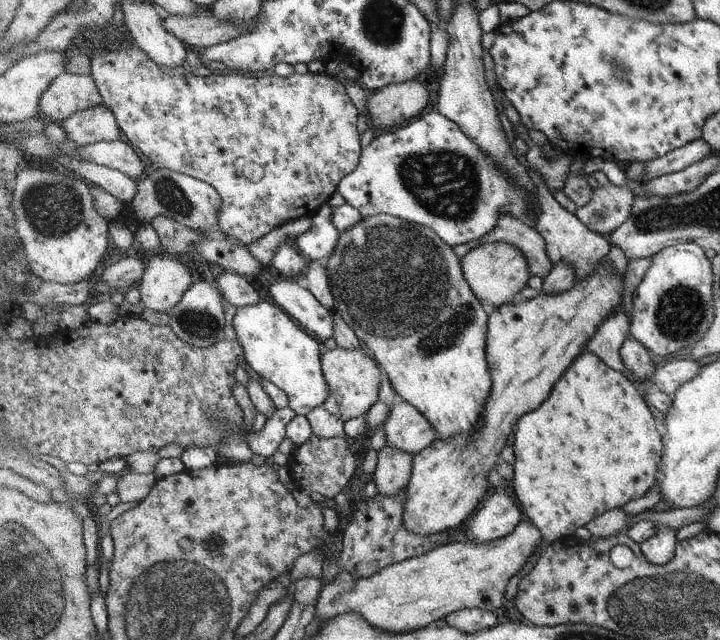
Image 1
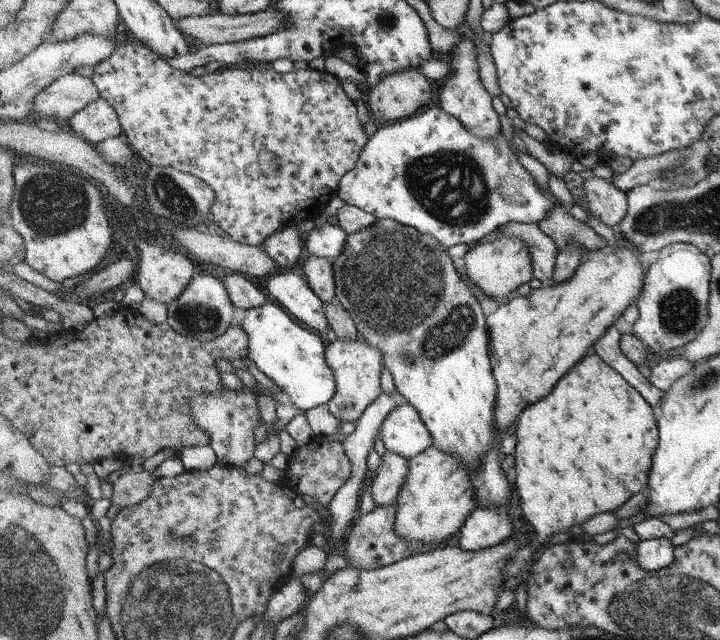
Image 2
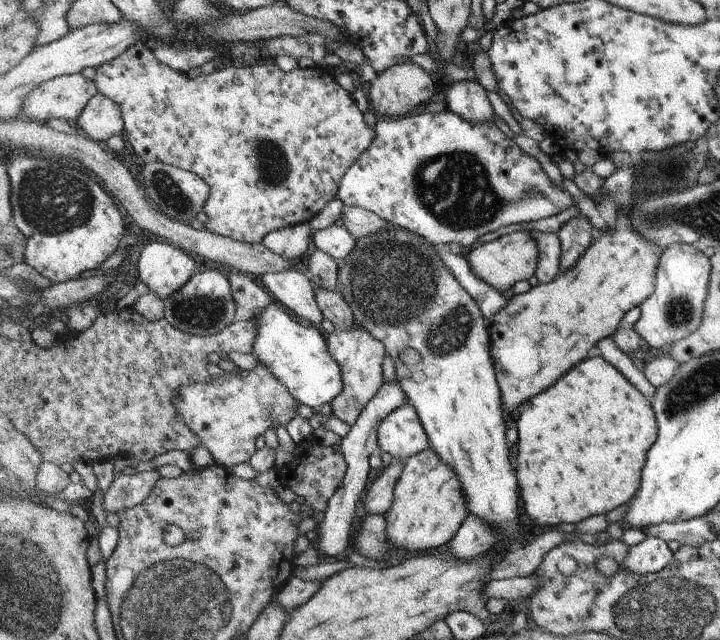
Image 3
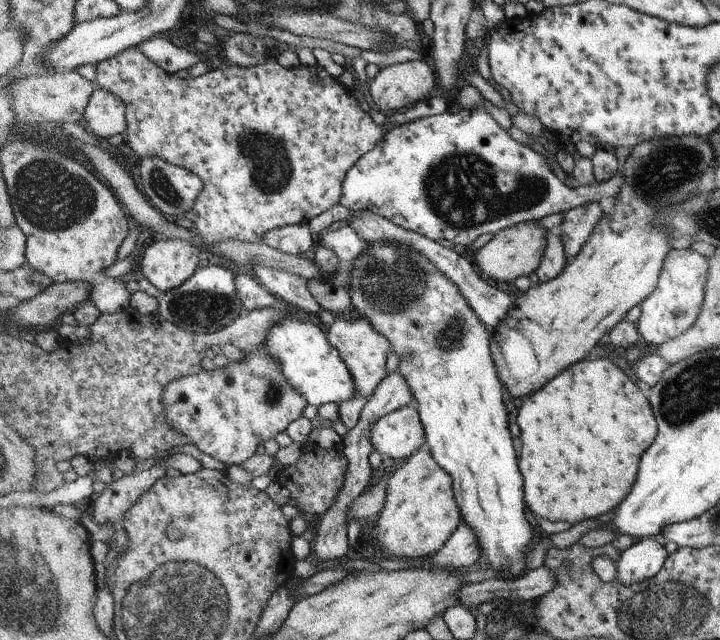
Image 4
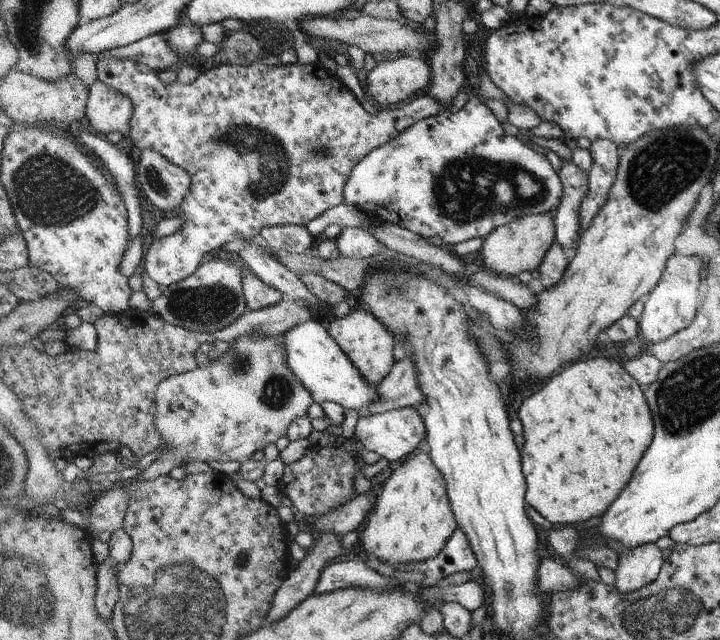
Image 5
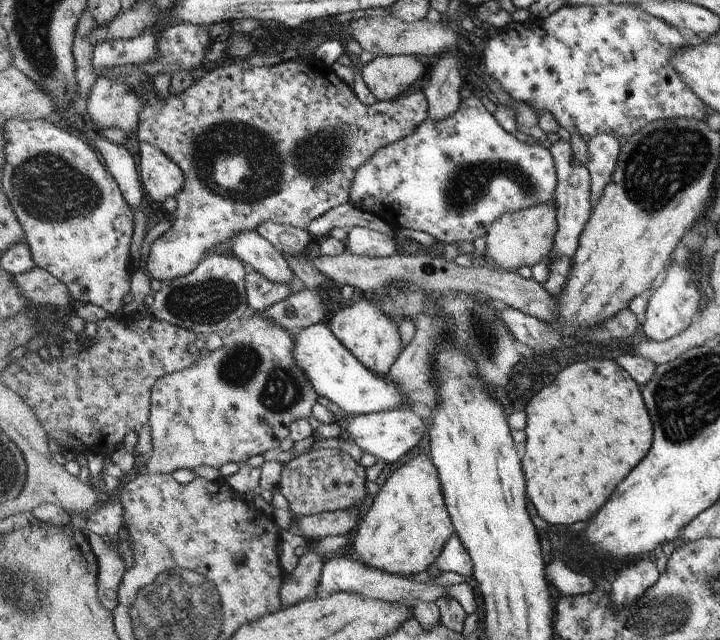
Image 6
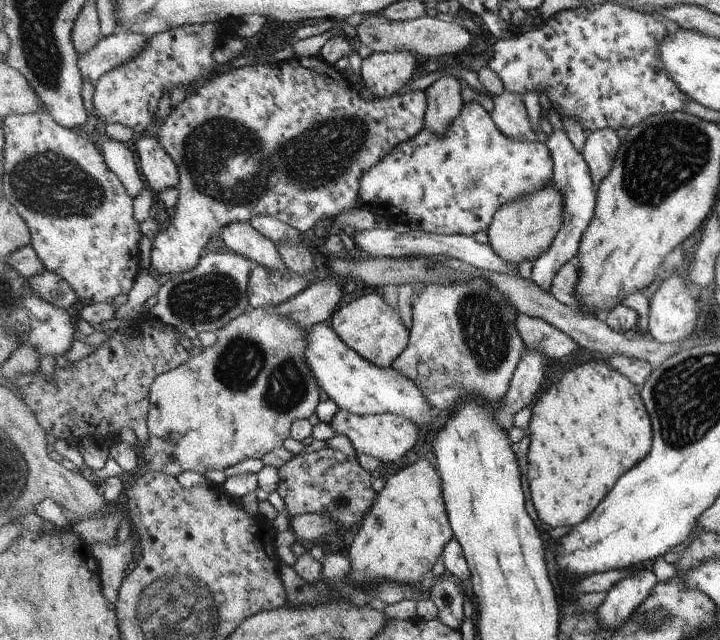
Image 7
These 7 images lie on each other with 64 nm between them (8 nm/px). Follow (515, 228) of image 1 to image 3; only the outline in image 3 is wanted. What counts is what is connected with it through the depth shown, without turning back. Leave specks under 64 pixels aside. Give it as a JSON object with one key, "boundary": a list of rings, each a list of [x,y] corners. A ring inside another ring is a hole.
{"boundary":[[[531,230],[530,234],[534,234],[536,242],[539,243],[539,264],[534,276],[539,283],[552,282],[560,272],[560,240],[556,233]]]}

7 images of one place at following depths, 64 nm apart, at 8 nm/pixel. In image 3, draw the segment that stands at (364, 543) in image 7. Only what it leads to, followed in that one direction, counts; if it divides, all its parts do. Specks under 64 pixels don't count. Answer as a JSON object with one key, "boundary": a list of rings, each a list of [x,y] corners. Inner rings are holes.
{"boundary":[[[430,447],[422,450],[415,457],[410,457],[404,461],[404,470],[394,486],[394,500],[387,516],[387,536],[391,542],[392,549],[398,548],[407,551],[414,550],[424,552],[432,548],[440,548],[447,544],[457,533],[460,526],[466,521],[470,514],[467,500],[464,498],[463,486],[459,482],[459,476],[450,466],[443,462]]]}

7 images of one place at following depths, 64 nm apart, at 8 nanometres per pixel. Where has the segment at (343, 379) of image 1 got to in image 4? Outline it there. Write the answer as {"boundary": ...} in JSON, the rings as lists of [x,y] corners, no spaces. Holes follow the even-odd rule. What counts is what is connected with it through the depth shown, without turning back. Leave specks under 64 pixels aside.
{"boundary":[[[353,314],[353,319],[336,319],[332,326],[328,328],[328,339],[332,346],[343,356],[344,362],[351,368],[352,375],[355,376],[357,393],[356,398],[350,402],[340,402],[338,404],[339,420],[350,431],[359,425],[360,414],[366,402],[375,394],[375,390],[383,383],[388,373],[388,354],[392,352],[392,344],[386,335],[380,334],[375,328],[375,324],[364,316]]]}

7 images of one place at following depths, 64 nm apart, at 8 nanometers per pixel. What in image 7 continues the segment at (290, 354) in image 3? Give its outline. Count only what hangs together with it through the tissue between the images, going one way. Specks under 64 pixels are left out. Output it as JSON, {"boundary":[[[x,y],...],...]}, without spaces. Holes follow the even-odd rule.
{"boundary":[[[324,322],[312,325],[308,330],[310,330],[310,337],[307,340],[310,345],[307,346],[306,360],[318,380],[320,390],[324,390],[338,408],[357,415],[382,413],[404,415],[407,419],[412,419],[420,428],[430,422],[428,412],[433,407],[427,402],[422,388],[415,380],[391,366],[380,367],[370,363],[352,350],[352,347],[348,346],[336,331]]]}

